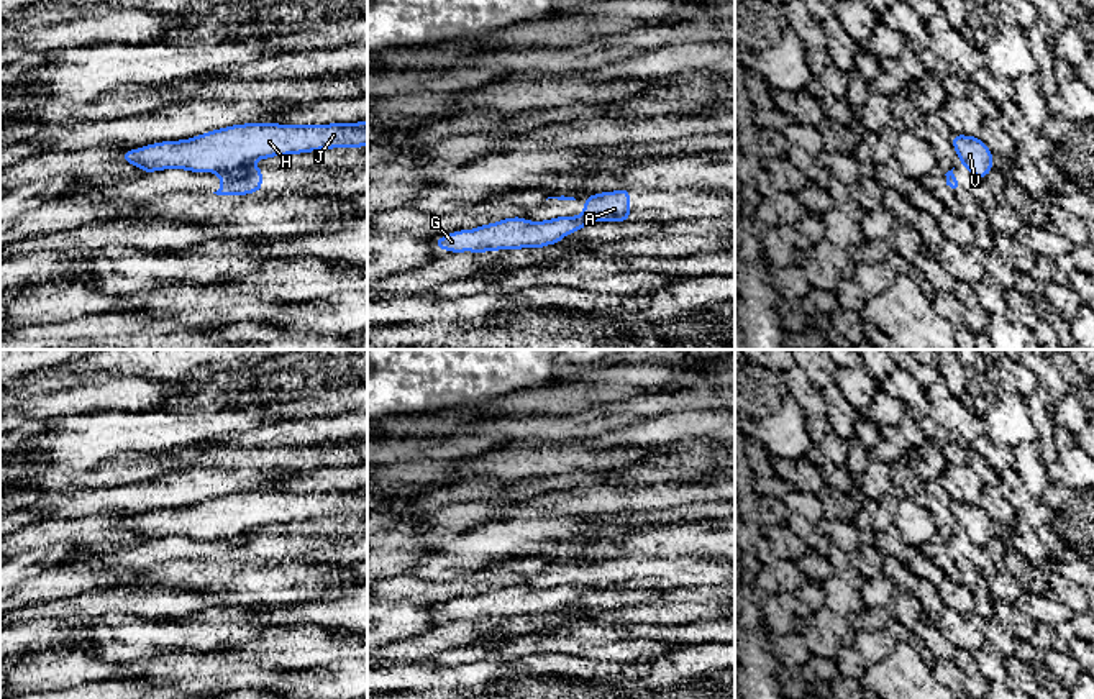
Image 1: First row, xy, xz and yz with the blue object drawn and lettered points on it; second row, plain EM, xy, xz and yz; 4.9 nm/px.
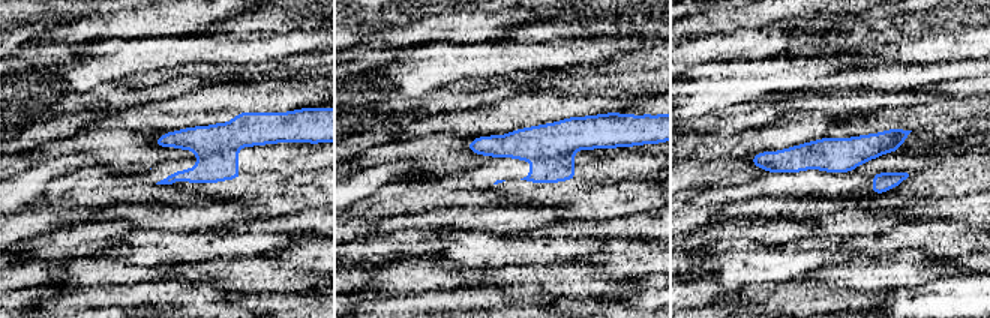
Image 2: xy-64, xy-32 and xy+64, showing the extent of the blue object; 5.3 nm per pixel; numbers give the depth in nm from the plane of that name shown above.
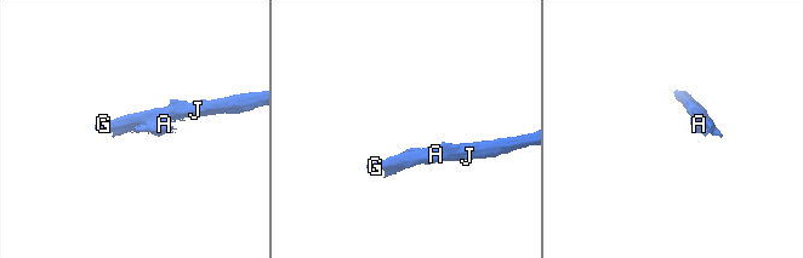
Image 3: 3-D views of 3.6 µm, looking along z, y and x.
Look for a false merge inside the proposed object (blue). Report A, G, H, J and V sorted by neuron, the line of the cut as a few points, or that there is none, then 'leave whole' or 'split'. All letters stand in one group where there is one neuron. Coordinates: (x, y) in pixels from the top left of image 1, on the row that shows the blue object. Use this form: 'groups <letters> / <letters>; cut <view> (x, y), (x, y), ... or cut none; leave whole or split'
groups A / G H J V; cut xy (250, 163), (214, 173); split

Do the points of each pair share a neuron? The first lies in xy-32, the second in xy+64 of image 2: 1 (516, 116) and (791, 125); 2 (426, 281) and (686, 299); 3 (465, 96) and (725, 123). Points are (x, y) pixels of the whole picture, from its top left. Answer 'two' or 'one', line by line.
1: one
2: one
3: one

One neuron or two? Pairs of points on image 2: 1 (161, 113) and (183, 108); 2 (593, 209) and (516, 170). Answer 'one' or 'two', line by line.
1: one
2: two

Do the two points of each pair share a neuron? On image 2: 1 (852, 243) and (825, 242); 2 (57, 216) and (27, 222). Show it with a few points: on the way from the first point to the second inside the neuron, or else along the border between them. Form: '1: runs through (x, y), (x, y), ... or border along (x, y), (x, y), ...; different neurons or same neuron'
1: runs through (846, 242), (831, 242); same neuron
2: runs through (50, 219), (35, 221); same neuron

